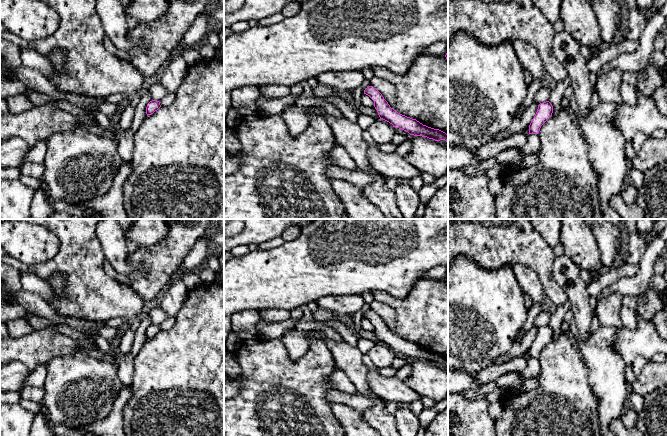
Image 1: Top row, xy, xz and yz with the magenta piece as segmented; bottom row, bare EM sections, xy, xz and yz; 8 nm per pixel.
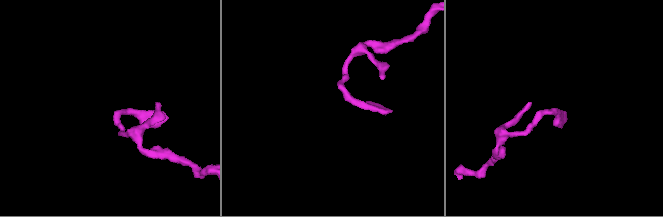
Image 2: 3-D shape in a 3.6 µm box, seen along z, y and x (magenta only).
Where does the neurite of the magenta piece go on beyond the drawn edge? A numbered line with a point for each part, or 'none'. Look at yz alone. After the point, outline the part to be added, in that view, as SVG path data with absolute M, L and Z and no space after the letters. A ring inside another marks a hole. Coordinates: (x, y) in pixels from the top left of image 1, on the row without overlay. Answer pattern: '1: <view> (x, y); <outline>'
none

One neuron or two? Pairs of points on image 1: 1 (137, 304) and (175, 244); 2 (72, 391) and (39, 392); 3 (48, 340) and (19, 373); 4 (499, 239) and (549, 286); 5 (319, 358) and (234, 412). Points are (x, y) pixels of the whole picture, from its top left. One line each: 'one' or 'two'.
1: two
2: two
3: two
4: one
5: one

